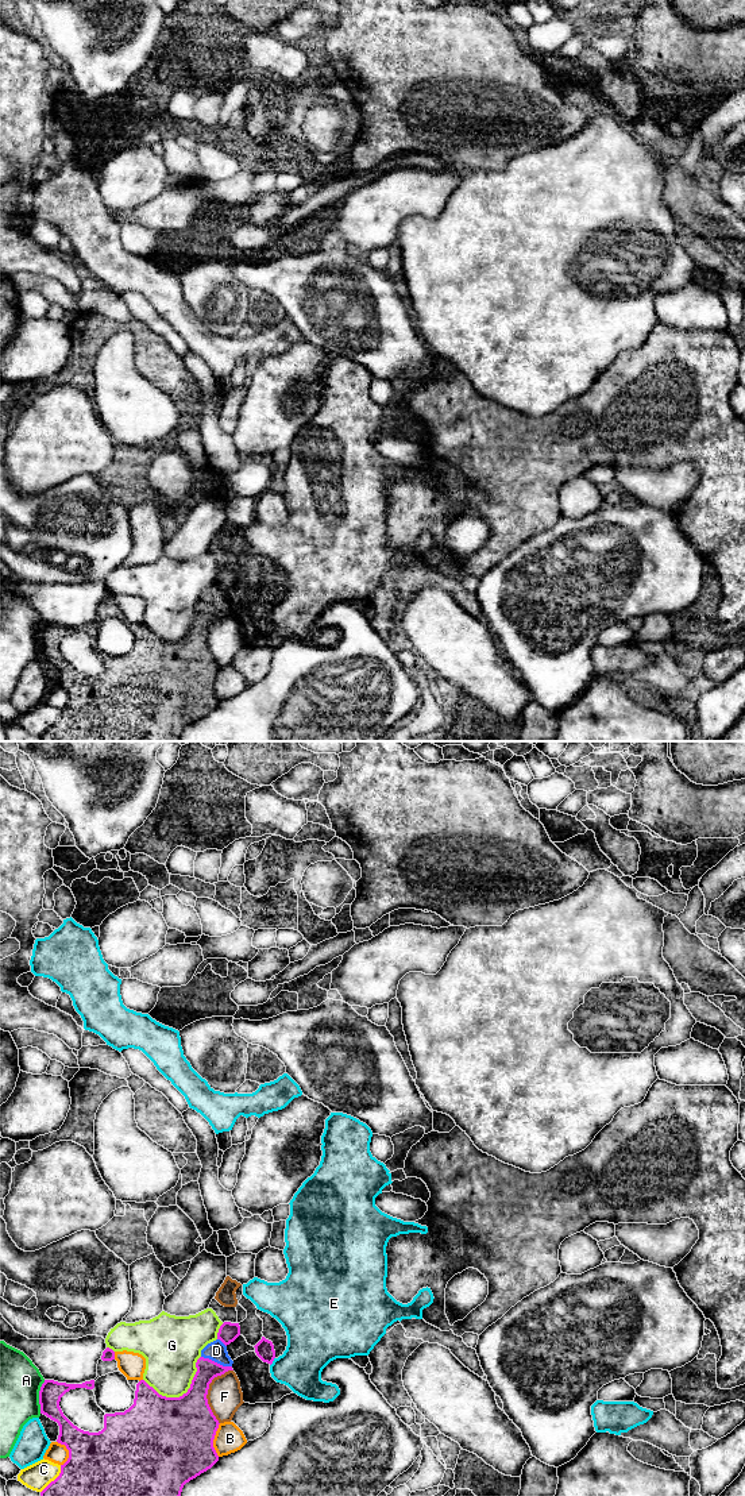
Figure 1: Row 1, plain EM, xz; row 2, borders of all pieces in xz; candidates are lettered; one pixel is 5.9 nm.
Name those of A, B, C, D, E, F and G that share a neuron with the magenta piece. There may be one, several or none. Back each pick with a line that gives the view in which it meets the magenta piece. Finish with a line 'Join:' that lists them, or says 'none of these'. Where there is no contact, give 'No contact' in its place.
Join: none of these

